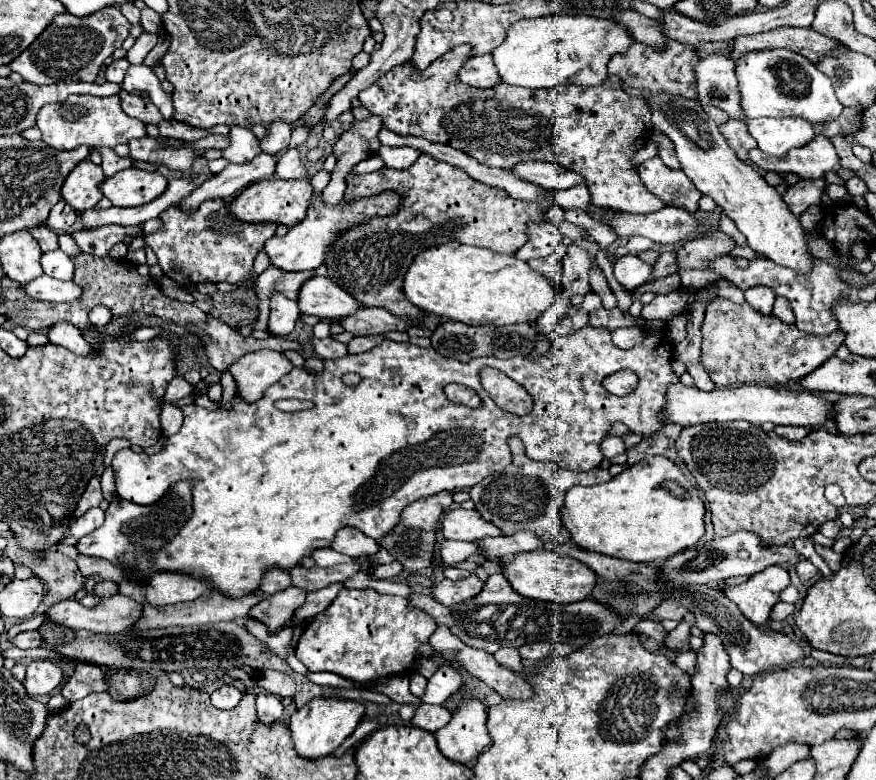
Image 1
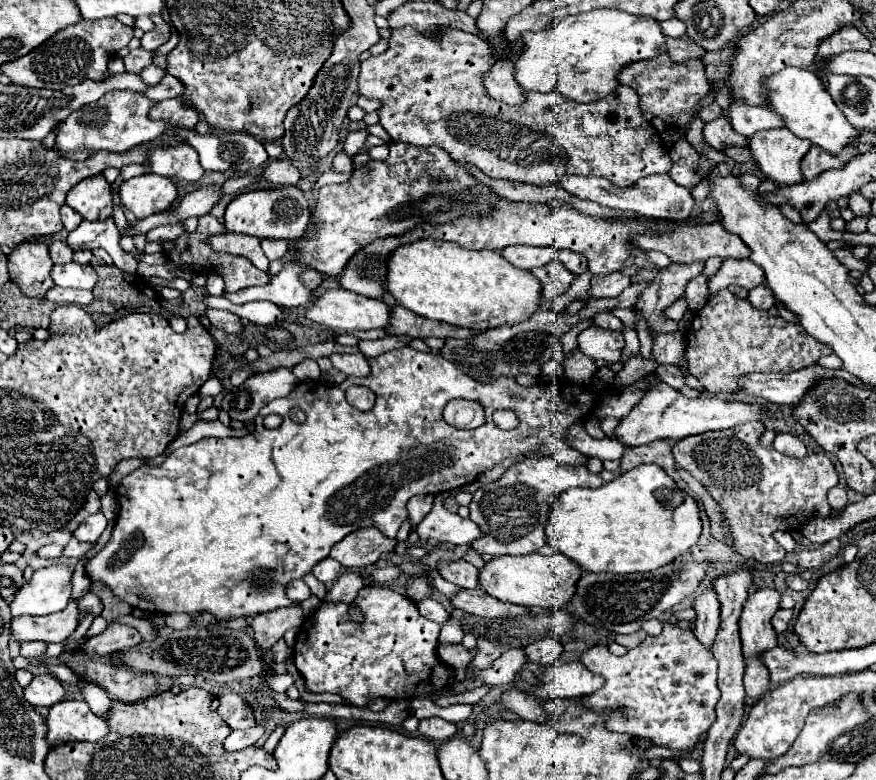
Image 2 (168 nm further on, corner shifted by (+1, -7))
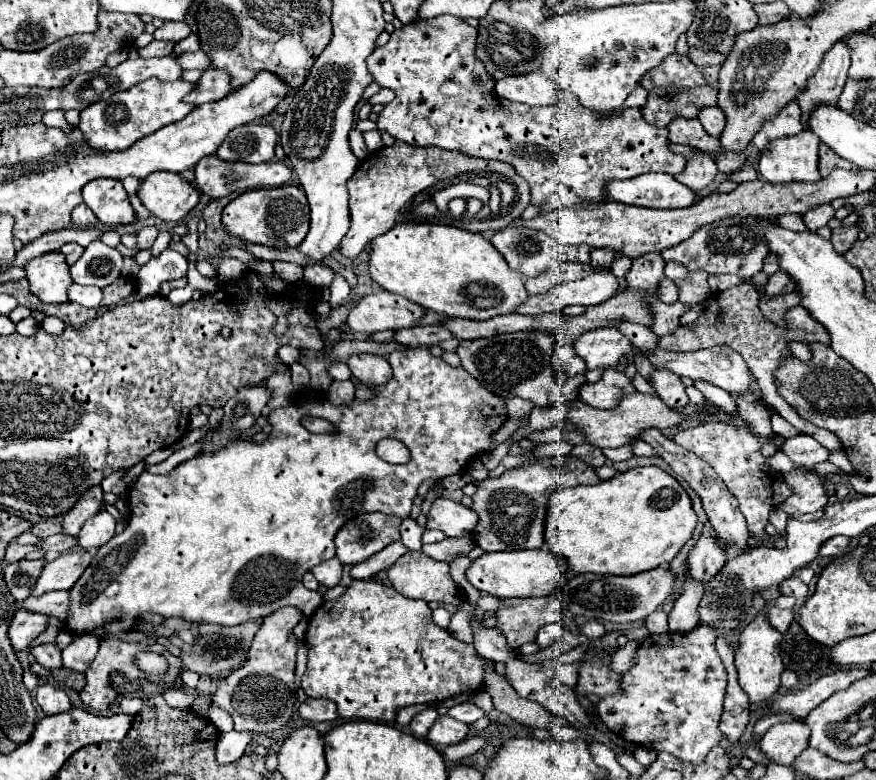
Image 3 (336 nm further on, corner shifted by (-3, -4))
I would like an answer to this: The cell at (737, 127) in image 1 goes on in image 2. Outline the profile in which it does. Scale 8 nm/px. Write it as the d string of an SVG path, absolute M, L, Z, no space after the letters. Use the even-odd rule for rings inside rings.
M724 116L704 126L704 140L720 152L724 152L728 146L748 146L748 138L734 132Z

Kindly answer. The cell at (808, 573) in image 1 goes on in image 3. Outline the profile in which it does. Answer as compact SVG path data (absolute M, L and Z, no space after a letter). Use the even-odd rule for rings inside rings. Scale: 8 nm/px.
M796 575L786 579L778 589L782 595L792 595L792 597L806 597L808 595L808 585L802 583Z

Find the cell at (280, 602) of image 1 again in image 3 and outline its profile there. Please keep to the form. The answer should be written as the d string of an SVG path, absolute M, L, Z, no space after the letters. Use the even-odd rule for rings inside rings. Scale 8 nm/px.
M290 607L274 611L270 617L266 617L252 641L246 663L240 669L232 671L226 679L218 681L218 689L212 695L212 705L224 709L234 719L236 731L268 735L292 721L292 715L298 707L298 687L294 685L298 639L292 637L292 629L302 617L304 615L298 609Z

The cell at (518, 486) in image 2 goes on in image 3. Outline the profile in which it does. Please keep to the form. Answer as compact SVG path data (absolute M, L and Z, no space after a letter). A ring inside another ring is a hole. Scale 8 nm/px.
M550 457L538 459L538 463L522 469L508 469L500 477L484 479L476 483L476 493L472 495L474 503L472 509L478 513L478 525L472 531L472 539L484 551L514 551L514 549L540 549L544 545L544 521L546 521L546 505L548 497L562 487L576 487L576 485L596 485L600 483L596 469L582 459L576 457Z

